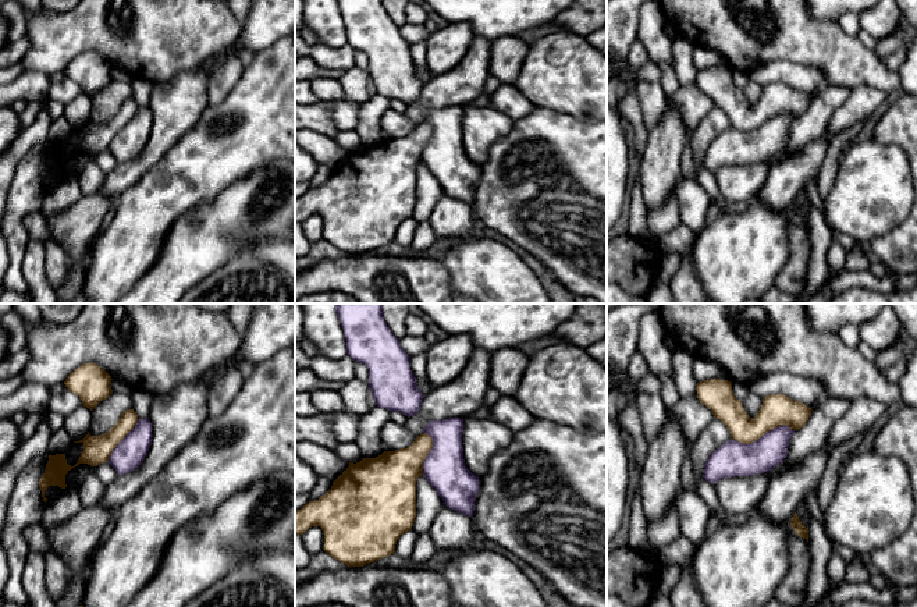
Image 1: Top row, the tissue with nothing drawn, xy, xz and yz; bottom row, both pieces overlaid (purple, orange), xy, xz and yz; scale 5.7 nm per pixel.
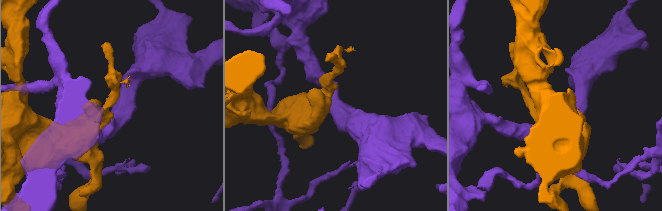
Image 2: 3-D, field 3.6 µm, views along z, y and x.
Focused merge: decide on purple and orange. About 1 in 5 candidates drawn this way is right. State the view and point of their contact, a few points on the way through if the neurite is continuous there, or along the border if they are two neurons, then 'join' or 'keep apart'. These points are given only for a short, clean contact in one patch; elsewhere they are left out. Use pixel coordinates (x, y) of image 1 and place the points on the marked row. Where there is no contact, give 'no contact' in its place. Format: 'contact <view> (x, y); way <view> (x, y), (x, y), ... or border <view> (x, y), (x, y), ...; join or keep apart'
contact yz (763, 435); keep apart

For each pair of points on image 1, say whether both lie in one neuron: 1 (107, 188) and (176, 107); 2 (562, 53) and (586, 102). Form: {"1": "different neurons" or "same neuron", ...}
{"1": "same neuron", "2": "same neuron"}

